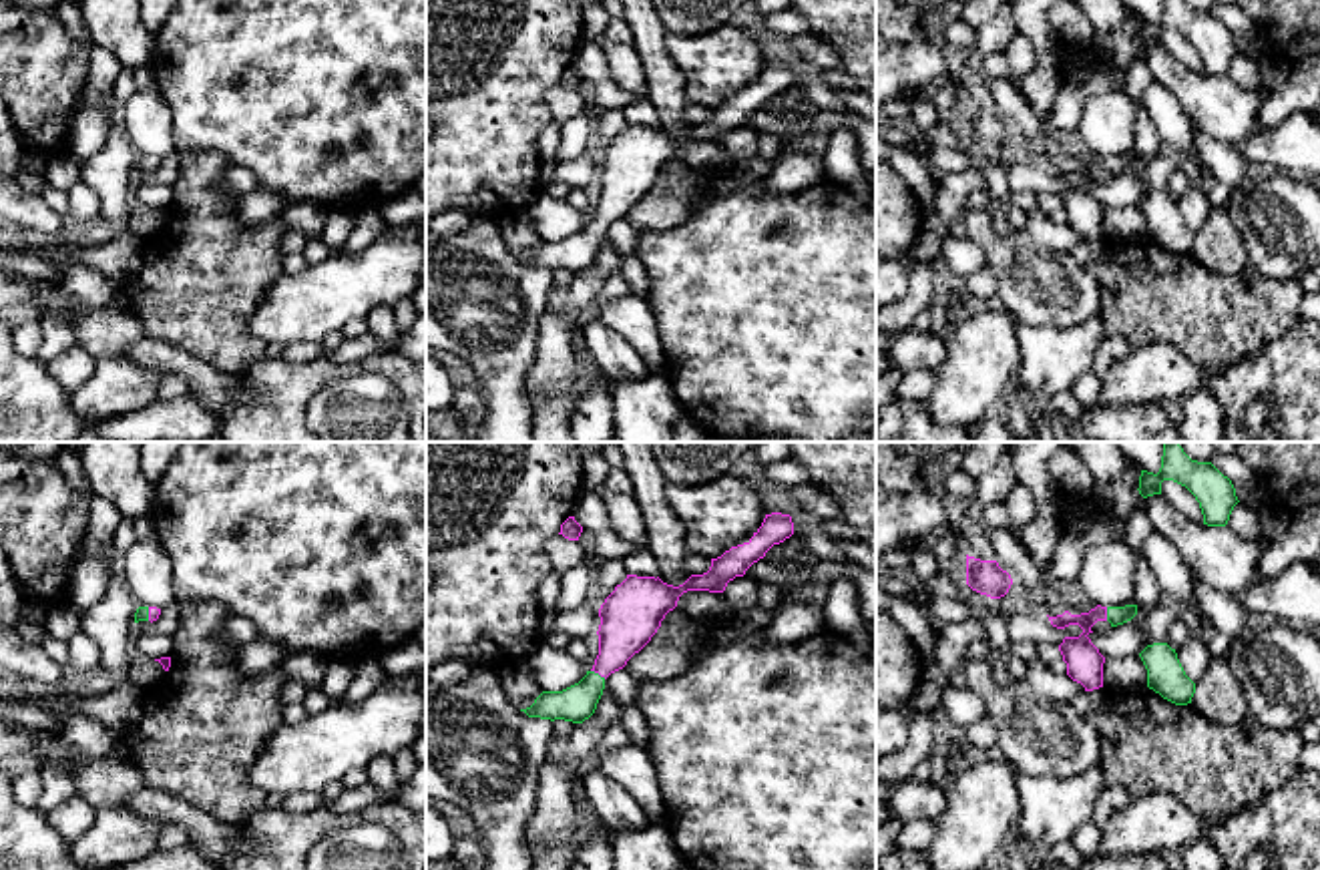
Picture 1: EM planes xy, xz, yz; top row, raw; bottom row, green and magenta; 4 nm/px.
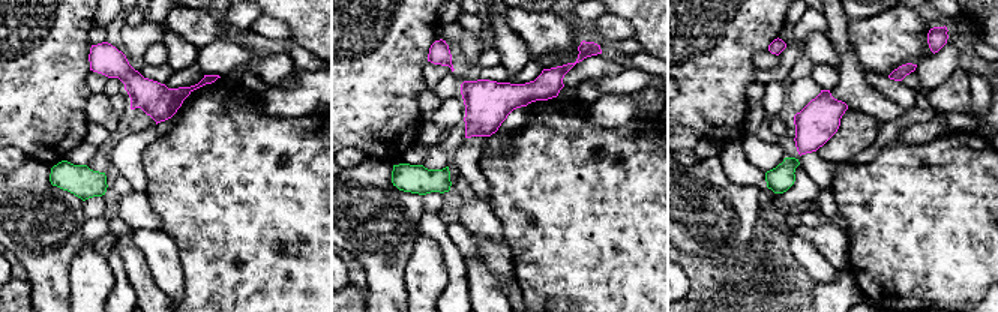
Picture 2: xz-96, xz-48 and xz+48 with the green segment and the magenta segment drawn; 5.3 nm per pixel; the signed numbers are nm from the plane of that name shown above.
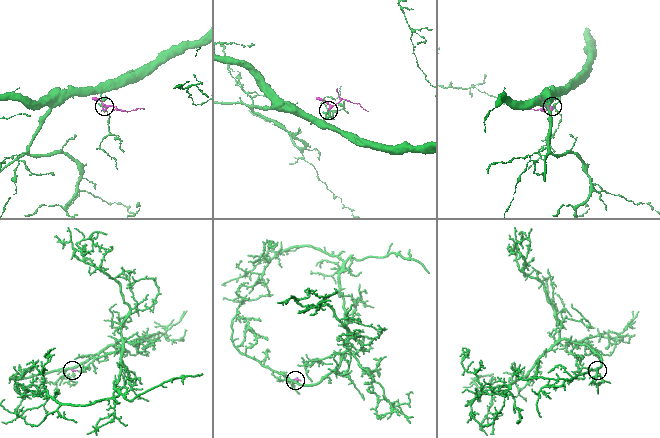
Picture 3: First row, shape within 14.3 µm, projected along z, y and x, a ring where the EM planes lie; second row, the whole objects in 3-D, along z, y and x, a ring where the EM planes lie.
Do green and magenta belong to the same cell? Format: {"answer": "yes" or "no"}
{"answer": "yes"}

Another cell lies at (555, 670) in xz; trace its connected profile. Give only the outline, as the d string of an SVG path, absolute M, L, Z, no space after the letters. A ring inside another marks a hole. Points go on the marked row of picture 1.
M540 645L526 661L542 691L563 691L587 675L587 667L567 651Z

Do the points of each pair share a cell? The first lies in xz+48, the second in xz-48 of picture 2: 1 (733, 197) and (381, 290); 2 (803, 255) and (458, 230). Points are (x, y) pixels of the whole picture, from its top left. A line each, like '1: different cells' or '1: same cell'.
1: same cell
2: same cell

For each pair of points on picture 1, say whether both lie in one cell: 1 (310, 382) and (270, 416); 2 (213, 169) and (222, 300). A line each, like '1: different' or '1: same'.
1: same
2: same

